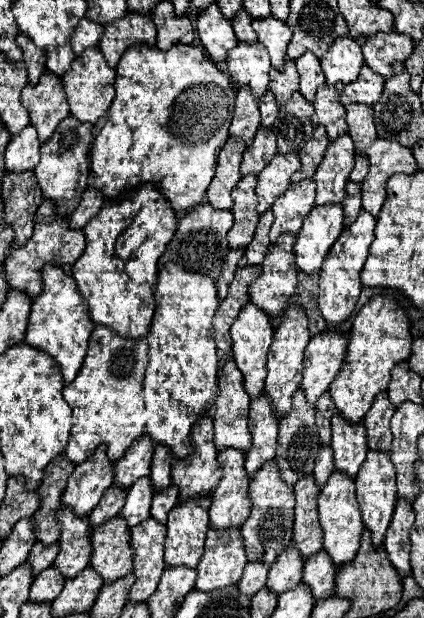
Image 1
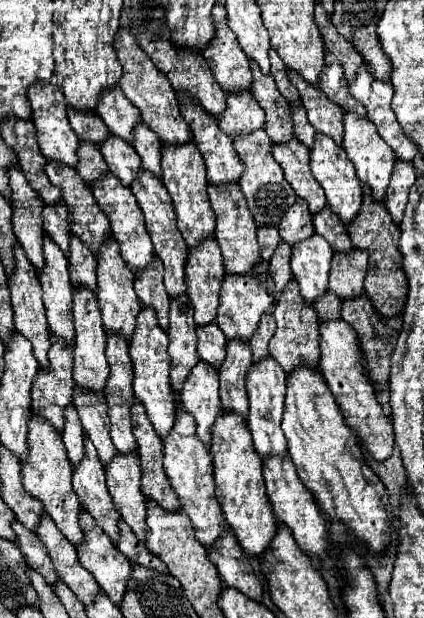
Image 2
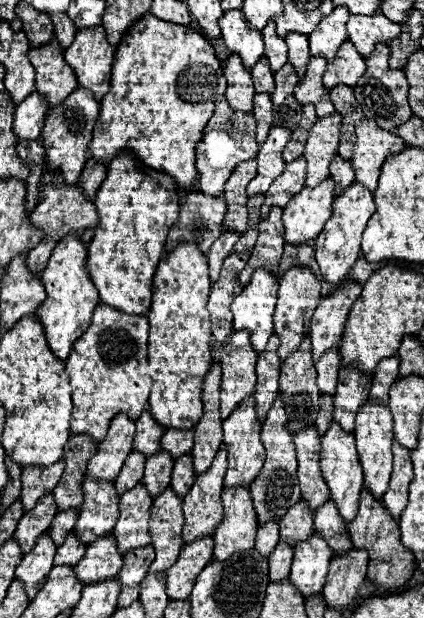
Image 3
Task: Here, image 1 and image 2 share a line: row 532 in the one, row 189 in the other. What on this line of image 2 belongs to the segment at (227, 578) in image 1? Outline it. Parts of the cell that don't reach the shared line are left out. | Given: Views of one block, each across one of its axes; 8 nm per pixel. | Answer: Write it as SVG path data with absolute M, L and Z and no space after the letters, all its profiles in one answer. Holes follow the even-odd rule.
M234 182L222 184L222 186L210 184L208 186L208 198L210 198L212 210L216 214L214 238L220 246L220 250L222 250L226 272L240 274L240 272L250 270L260 260L260 248L258 248L258 242L256 242L258 226L256 226L256 222L254 222L254 218L248 210L248 204L246 204L246 198L244 198L240 186L234 184Z

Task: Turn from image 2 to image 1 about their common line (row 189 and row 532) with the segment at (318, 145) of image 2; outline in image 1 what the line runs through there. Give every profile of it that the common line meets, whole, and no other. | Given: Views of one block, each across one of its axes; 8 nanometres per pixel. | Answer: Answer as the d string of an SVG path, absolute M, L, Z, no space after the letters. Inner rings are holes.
M334 472L330 480L326 482L326 488L322 488L320 492L318 516L320 516L320 526L324 532L324 552L332 558L334 566L344 566L352 562L360 548L360 536L364 530L360 508L356 502L356 492L354 492L354 480L344 478L342 472Z

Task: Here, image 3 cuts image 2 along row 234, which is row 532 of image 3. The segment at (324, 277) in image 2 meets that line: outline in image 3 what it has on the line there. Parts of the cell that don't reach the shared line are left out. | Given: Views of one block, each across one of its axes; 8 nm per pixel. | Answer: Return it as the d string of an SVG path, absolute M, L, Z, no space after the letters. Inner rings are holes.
M314 532L308 540L296 544L290 580L294 586L298 586L302 596L322 592L330 560L332 550L318 532Z

